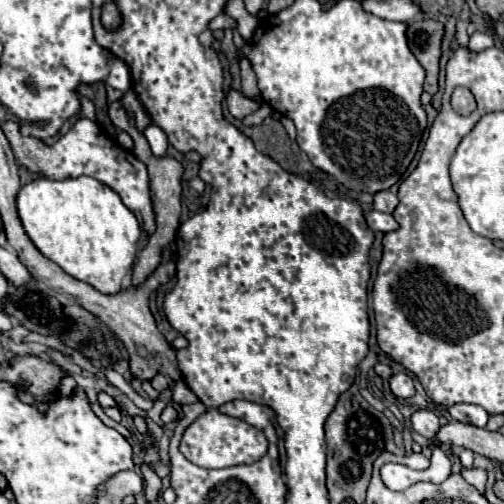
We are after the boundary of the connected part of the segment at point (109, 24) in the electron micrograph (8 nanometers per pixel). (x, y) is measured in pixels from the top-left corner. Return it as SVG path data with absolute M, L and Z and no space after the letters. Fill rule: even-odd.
M107 6L107 8L103 10L103 24L105 24L105 28L113 30L113 28L119 26L119 22L121 22L119 10L117 10L115 6Z

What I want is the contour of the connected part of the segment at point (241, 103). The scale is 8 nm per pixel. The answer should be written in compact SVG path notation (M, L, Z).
M233 90L227 94L227 108L229 112L235 116L235 118L245 118L247 114L255 112L257 108L261 106L261 102L255 102L251 98L247 98L243 92L239 90Z

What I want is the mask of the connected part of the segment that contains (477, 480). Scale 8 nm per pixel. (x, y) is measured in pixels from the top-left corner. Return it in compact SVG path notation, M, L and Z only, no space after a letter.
M461 468L461 476L471 484L475 486L481 494L485 492L485 486L487 486L487 470L485 468Z

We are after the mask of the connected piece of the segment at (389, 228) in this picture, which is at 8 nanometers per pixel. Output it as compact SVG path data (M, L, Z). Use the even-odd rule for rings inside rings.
M373 210L373 212L367 214L367 224L369 224L371 230L383 232L383 234L385 234L385 232L393 232L393 230L399 228L399 224L395 222L395 218L393 218L391 214L377 212L377 210Z

